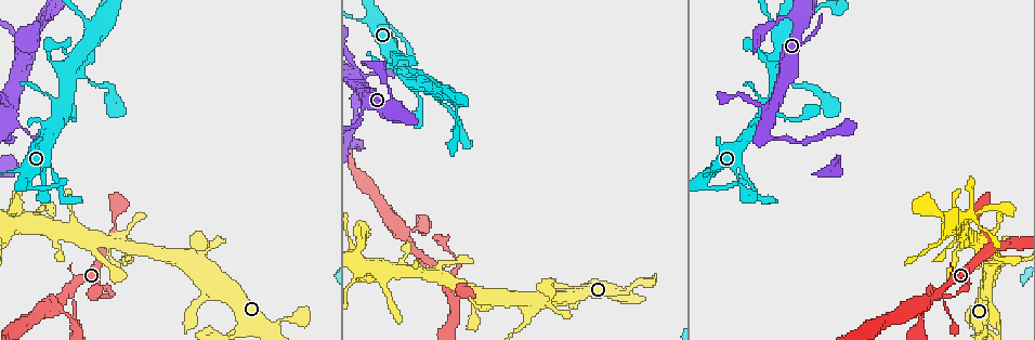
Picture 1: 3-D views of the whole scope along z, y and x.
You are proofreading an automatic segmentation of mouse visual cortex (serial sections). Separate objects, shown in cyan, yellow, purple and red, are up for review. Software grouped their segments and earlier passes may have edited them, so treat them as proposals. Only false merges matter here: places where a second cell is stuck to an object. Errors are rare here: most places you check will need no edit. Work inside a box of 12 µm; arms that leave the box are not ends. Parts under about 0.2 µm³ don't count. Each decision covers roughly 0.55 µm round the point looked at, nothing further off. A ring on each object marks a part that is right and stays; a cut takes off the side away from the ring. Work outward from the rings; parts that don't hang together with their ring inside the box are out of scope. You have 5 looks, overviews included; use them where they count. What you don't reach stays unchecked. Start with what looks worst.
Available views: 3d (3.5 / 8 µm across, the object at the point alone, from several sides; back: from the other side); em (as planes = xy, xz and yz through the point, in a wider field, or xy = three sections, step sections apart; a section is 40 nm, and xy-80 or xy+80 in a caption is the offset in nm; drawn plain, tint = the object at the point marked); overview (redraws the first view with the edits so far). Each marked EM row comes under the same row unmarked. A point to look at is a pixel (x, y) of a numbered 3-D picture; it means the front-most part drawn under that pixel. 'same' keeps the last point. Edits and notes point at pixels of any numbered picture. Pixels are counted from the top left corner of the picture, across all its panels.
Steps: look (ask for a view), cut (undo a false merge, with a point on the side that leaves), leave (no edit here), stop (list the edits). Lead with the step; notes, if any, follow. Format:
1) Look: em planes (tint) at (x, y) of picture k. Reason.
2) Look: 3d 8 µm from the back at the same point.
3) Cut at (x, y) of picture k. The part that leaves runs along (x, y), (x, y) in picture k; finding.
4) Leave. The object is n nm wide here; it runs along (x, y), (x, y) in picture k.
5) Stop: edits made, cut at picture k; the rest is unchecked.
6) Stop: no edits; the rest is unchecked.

Look: 3d 3.5 µm at (389, 91) of picture 1. Thin neck.

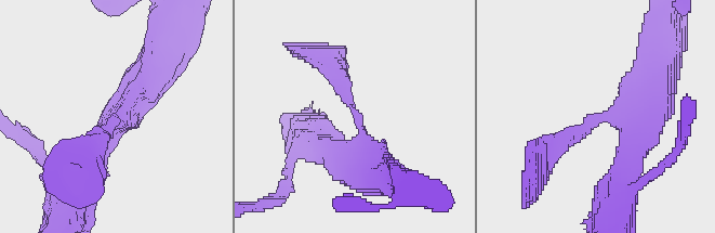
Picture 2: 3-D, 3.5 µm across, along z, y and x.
Look: em xy step 3 (tint) at (356, 122) of picture 2. Shape alone is not enough.

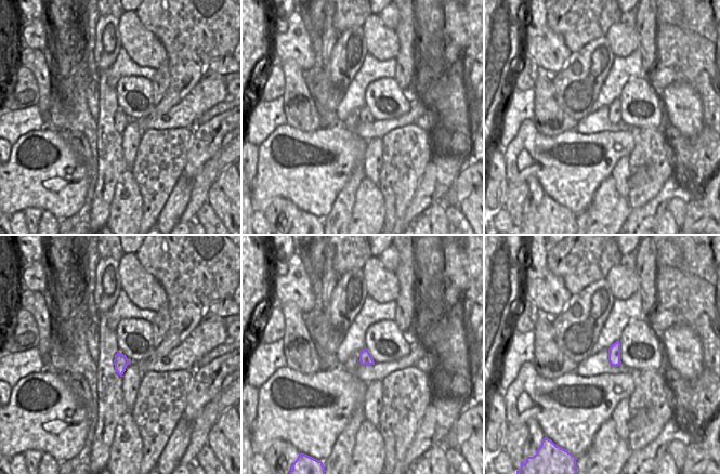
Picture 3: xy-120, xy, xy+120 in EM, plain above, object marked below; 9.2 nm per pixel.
Leave. It runs along (340, 158), (362, 152), (362, 130), (333, 69) in picture 2; all the same cell.

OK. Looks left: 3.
Look: 3d 3.5 µm at (710, 171) of picture 1. Sudden change in width.

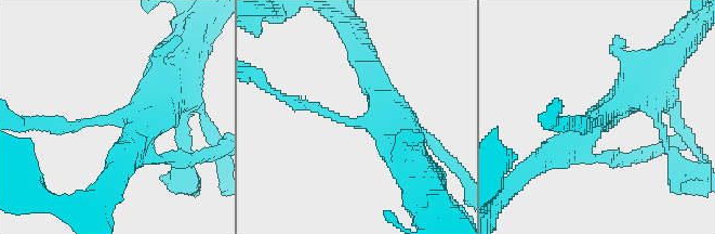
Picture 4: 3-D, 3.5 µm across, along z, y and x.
Look: em xy step 1 (tint) at (353, 122) of picture 4. Shape alone is not enough.

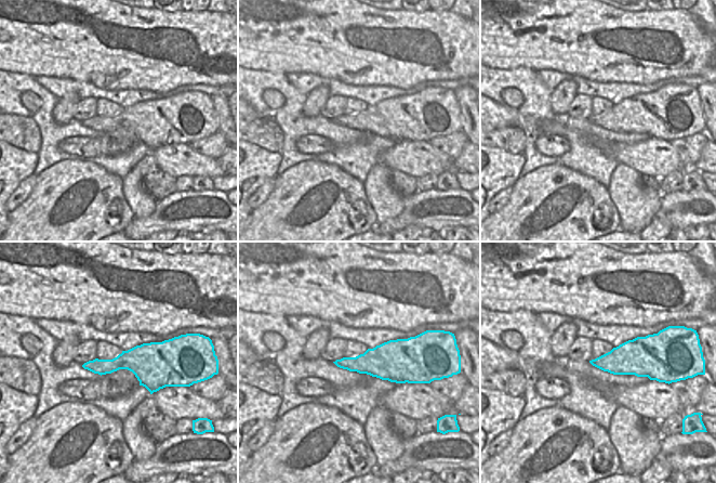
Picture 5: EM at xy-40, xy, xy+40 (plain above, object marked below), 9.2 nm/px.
Leave. It runs along (404, 139), (310, 103) in picture 4; continuous, no second cell.

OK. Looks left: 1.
Stop: no edits; the rest is unchecked.

